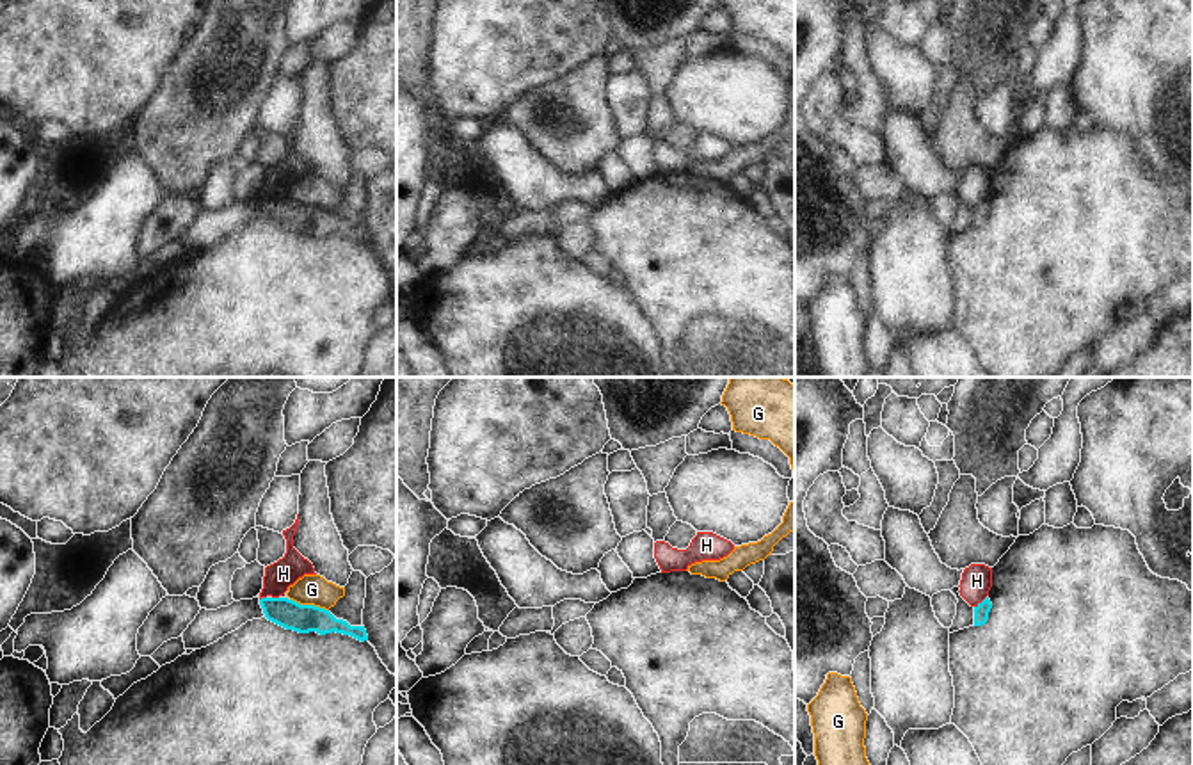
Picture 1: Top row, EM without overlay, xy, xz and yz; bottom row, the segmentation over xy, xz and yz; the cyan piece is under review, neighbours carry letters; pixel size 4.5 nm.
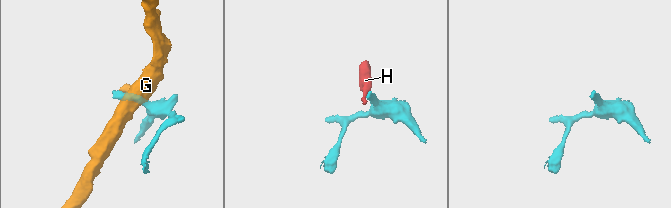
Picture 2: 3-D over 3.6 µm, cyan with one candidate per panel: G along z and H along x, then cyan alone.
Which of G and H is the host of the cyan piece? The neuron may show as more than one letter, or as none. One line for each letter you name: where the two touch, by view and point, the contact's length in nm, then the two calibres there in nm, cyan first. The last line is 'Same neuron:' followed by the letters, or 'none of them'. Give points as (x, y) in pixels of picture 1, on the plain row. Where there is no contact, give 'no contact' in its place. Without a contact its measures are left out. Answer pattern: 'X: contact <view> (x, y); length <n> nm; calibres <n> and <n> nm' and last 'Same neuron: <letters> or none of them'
Same neuron: none of them

